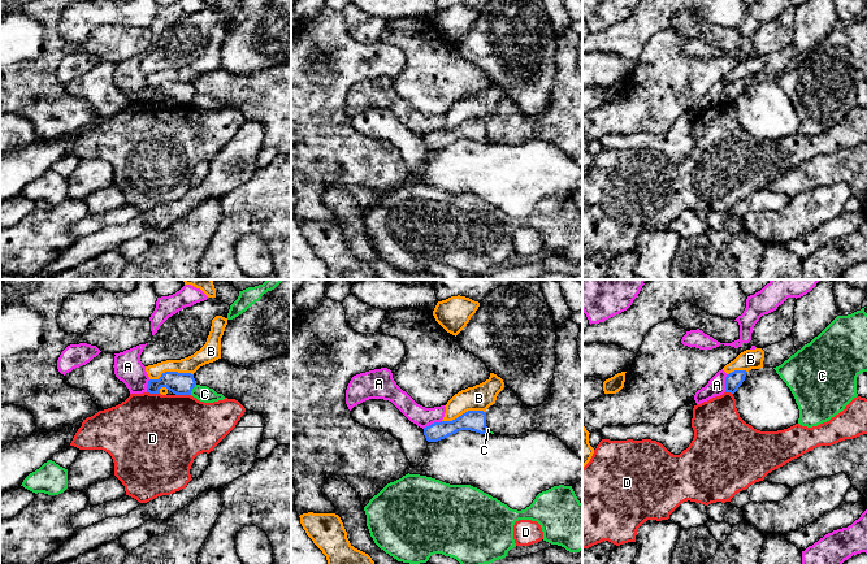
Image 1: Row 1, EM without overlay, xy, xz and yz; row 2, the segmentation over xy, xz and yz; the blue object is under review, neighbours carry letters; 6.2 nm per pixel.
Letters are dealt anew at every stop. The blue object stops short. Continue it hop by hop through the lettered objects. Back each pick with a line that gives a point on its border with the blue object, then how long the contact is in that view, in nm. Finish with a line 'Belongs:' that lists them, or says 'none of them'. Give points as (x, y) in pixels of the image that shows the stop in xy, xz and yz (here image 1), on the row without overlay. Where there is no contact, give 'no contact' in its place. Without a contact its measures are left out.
Belongs: none of them

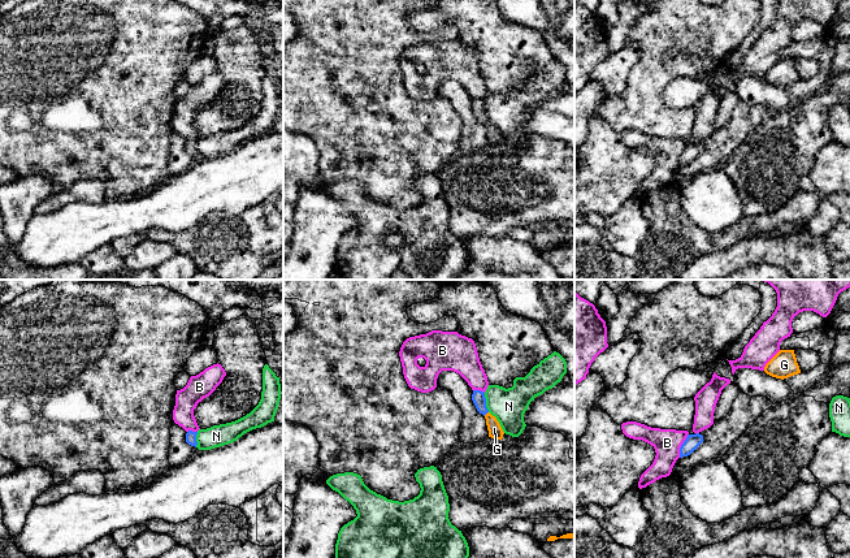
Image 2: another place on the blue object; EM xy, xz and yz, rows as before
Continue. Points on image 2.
G: xz (485, 122) | 40 nm
Belongs: G

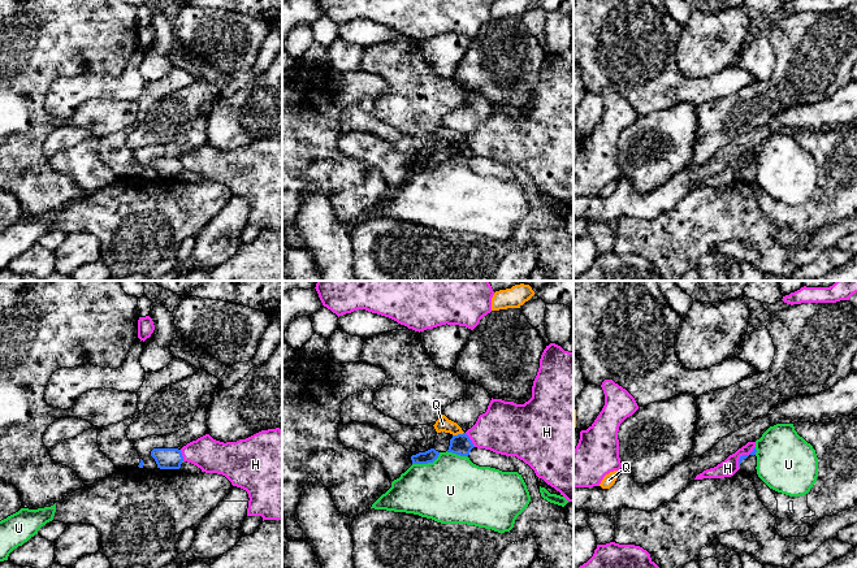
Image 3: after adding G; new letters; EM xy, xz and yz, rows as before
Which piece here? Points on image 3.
Belongs: none of them

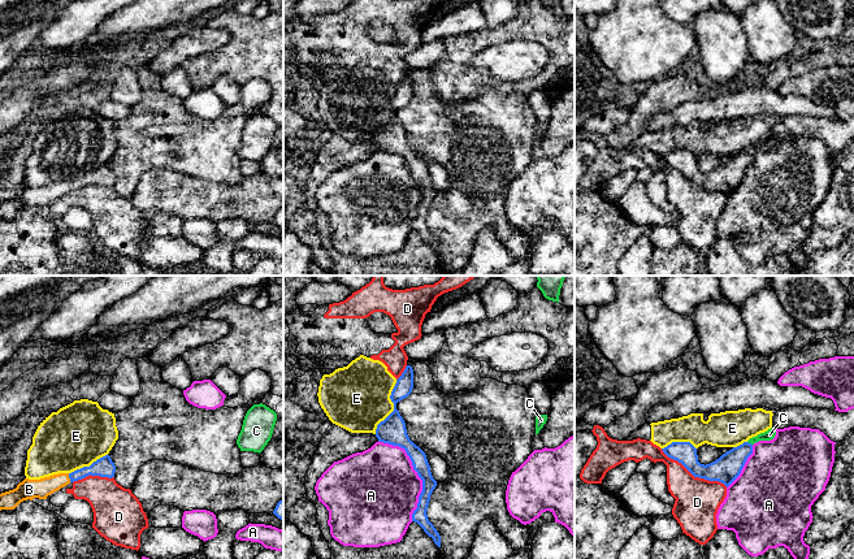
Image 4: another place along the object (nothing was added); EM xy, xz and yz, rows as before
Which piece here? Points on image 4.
B: xy (69, 186) | 60 nm
Belongs: B

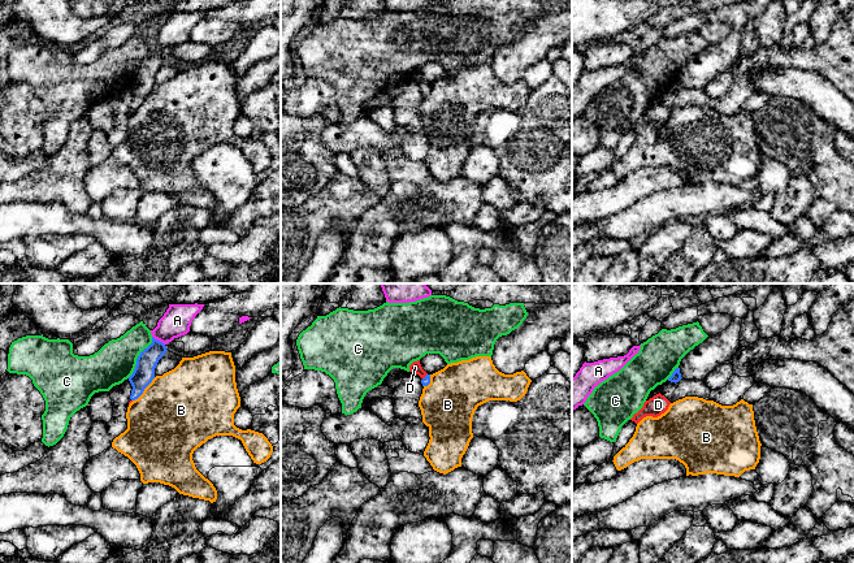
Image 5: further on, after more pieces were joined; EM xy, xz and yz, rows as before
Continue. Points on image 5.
D: xz (425, 85) | 50 nm
Belongs: D

